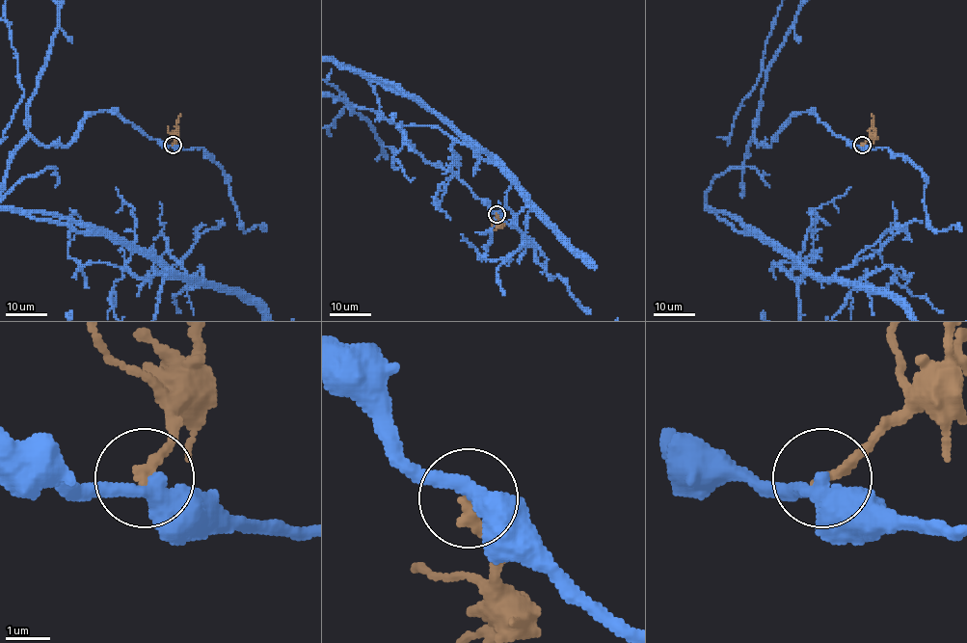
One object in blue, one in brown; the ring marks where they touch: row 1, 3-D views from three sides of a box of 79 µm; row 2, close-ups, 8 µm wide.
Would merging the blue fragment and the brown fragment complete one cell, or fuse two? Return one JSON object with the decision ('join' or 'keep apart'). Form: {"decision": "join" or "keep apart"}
{"decision": "keep apart"}

